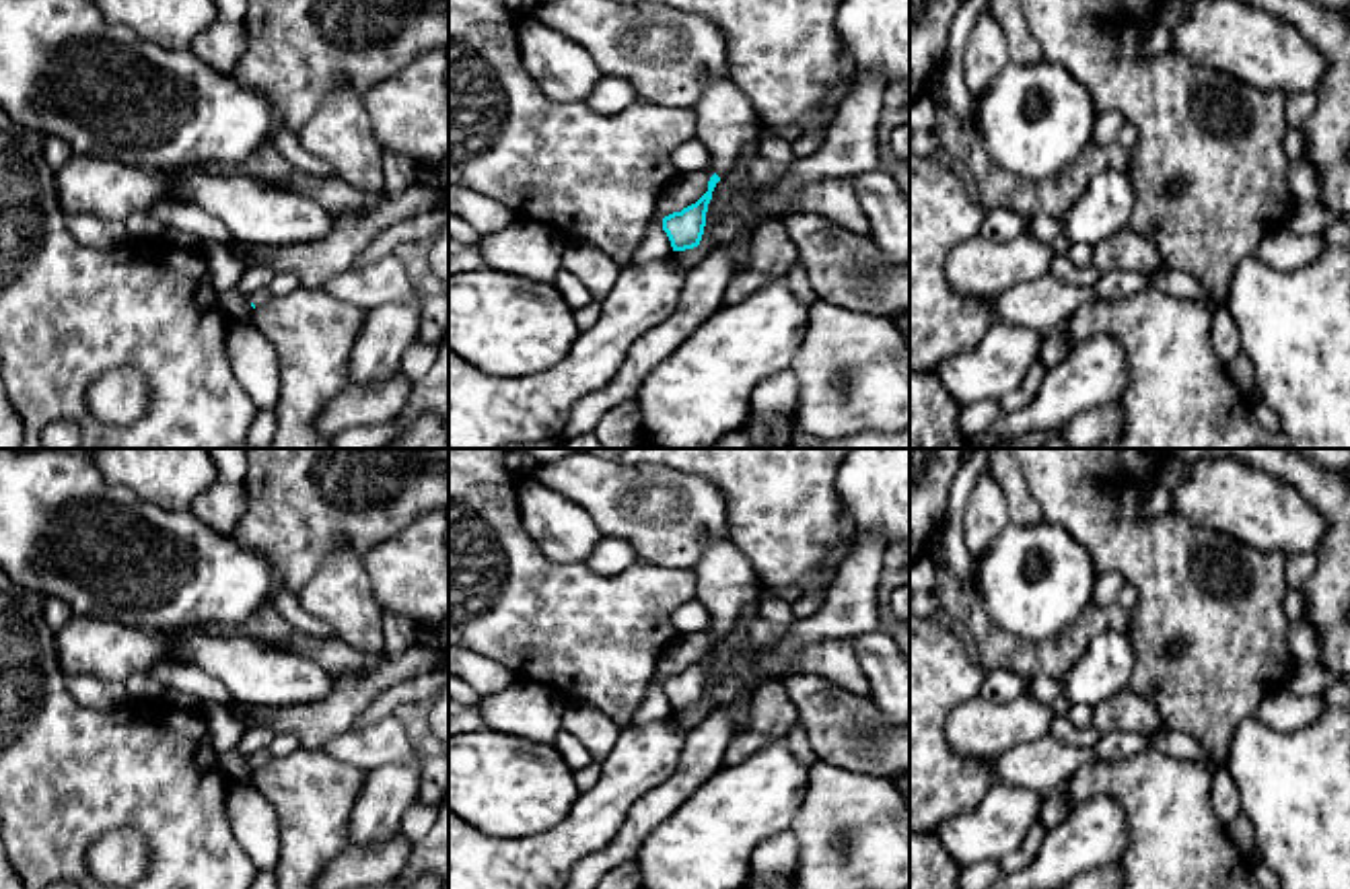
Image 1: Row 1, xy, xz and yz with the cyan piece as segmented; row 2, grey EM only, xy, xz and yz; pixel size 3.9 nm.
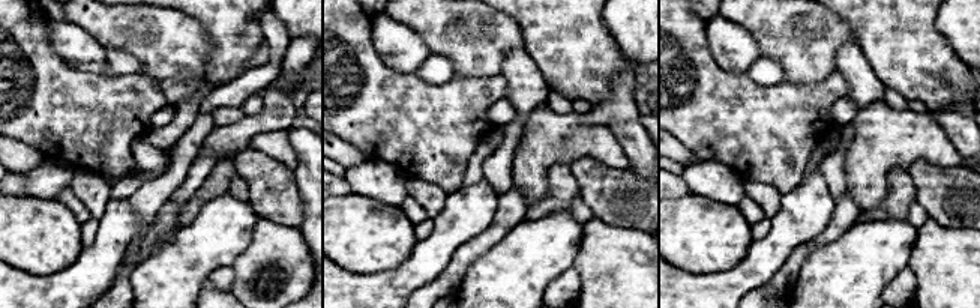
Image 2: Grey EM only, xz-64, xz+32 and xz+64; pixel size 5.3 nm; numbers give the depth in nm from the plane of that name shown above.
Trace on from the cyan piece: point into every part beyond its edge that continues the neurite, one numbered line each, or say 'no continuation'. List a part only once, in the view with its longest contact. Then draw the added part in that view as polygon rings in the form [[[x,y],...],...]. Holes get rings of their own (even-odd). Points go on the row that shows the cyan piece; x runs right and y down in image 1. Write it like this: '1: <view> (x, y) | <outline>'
no continuation

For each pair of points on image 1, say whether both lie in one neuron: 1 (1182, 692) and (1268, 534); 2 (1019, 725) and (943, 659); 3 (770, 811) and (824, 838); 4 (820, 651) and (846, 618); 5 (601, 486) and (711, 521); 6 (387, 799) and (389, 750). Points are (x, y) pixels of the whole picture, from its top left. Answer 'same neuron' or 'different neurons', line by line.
1: different neurons
2: different neurons
3: different neurons
4: different neurons
5: same neuron
6: different neurons

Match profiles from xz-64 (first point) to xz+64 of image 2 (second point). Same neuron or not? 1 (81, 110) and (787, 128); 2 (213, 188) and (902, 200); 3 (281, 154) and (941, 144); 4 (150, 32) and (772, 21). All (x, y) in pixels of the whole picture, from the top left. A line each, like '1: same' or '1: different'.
1: same
2: same
3: same
4: same

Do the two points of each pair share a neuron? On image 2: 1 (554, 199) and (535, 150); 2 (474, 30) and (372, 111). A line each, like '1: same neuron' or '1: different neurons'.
1: different neurons
2: different neurons

